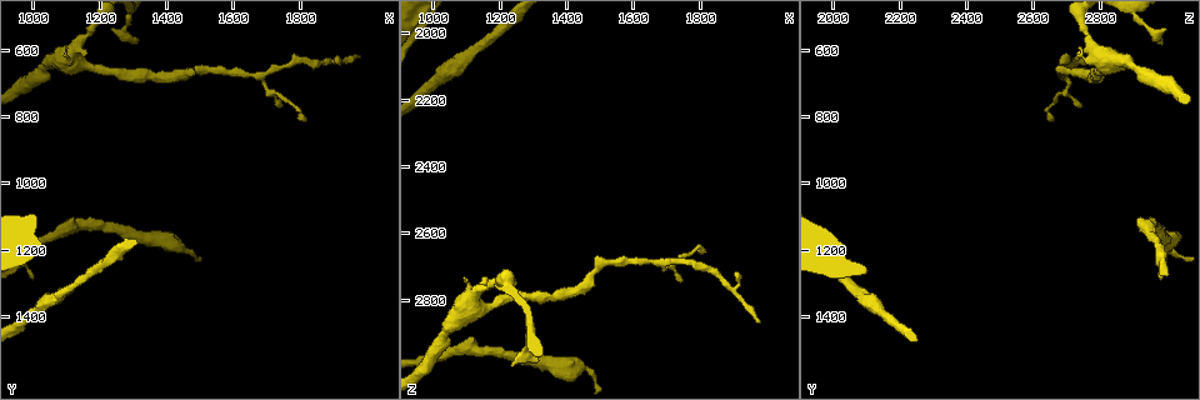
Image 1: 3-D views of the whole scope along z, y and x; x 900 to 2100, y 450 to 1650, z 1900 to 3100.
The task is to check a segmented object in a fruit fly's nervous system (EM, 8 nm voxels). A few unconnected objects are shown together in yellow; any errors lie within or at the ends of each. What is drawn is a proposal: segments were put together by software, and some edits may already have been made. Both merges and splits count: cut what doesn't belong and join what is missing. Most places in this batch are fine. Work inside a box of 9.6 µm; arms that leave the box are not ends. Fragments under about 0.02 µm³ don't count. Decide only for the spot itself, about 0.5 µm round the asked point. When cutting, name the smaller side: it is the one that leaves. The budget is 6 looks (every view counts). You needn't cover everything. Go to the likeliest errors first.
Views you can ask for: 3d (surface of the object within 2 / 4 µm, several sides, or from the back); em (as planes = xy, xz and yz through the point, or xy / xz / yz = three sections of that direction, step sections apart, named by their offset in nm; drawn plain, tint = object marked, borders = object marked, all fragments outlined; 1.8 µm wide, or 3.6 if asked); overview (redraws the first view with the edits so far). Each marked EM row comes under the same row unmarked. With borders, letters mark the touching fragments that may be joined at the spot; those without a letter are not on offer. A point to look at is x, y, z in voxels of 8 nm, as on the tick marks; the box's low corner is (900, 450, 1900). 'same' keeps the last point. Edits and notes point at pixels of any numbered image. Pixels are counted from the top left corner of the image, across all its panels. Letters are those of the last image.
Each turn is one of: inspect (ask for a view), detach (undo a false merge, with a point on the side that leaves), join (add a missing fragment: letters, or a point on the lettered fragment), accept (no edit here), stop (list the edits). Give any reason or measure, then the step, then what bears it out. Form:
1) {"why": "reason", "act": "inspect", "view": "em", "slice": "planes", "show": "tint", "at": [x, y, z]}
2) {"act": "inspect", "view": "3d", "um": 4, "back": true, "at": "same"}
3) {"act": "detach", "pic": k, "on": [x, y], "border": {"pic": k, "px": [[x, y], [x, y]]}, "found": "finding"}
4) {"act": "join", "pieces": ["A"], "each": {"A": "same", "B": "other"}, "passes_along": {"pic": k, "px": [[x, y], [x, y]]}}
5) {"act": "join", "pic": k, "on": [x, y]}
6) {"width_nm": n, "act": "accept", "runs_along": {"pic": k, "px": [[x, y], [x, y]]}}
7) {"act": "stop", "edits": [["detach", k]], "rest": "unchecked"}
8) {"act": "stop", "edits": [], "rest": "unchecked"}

{"why": "branch stops here", "act": "inspect", "view": "3d", "um": 2, "back": true, "at": [1310, 570, 2990]}

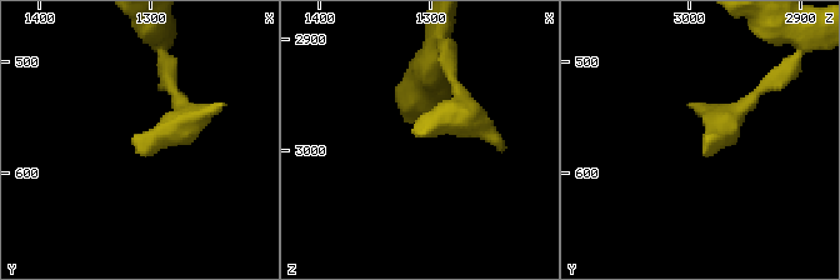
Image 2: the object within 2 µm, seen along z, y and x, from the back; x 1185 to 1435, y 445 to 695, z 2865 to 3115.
{"act": "inspect", "view": "em", "slice": "xy", "step": 8, "show": "borders", "at": [1316, 574, 2984]}

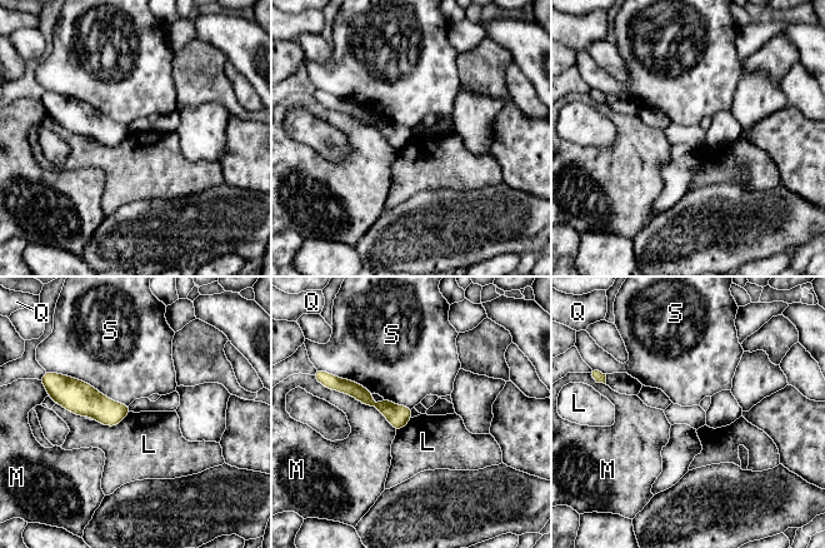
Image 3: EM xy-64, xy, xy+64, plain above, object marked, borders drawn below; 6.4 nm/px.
{"width_nm": 140, "act": "accept", "each": {"L": "other", "M": "other", "Q": "other", "S": "other"}, "runs_along": {"pic": 3, "px": [[343, 388], [378, 407], [409, 412]]}, "found": "none of them fits"}

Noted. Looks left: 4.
{"why": "free end", "act": "inspect", "view": "3d", "um": 4, "at": [1000, 1280, 2980]}

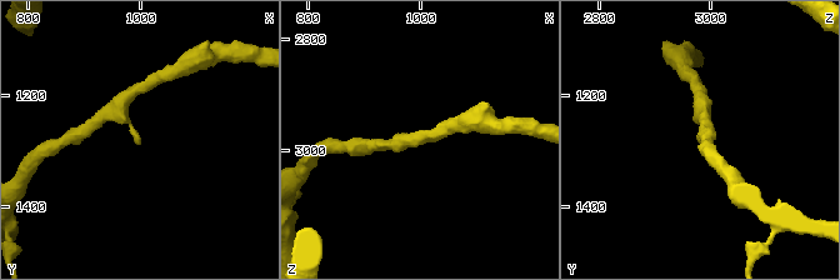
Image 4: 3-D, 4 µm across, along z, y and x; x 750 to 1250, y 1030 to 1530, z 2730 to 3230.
{"act": "inspect", "view": "em", "slice": "xz", "step": 4, "show": "tint", "at": [1000, 1285, 2985]}

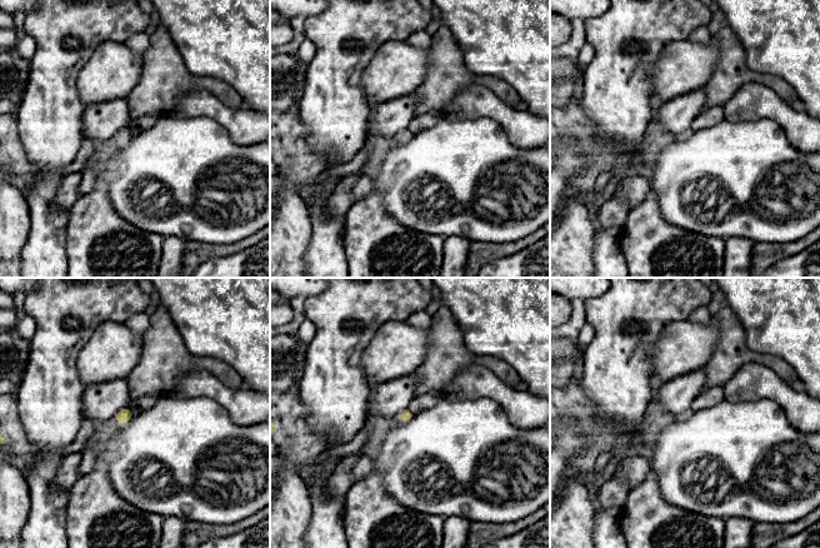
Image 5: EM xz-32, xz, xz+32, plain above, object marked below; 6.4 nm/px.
{"act": "inspect", "view": "em", "slice": "yz", "step": 8, "show": "borders", "at": "same"}

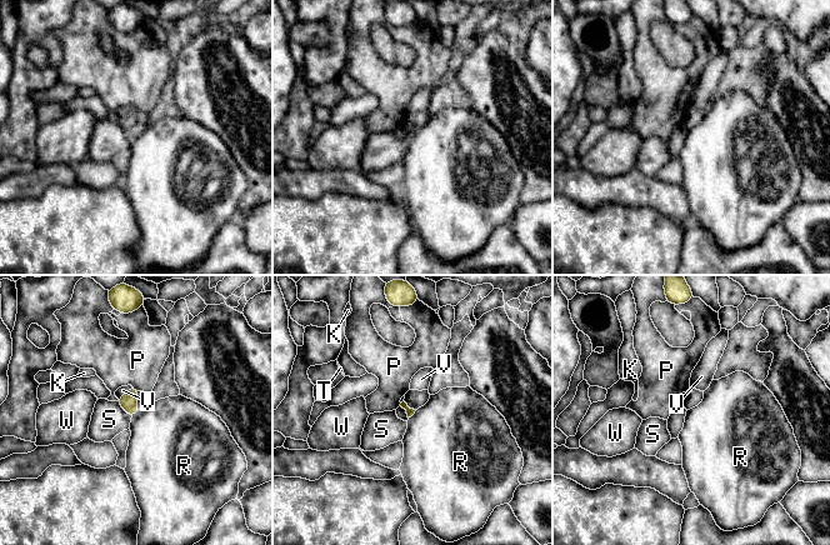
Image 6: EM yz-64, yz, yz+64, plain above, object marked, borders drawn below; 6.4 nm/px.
{"act": "accept", "each": {"K": "other", "P": "other", "R": "other", "S": "other", "T": "other", "V": "other", "W": "other"}, "border": {"pic": 6, "px": [[139, 410], [131, 418]]}, "found": "none of them fits"}

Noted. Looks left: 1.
{"act": "stop", "edits": [], "rest": "unchecked"}

